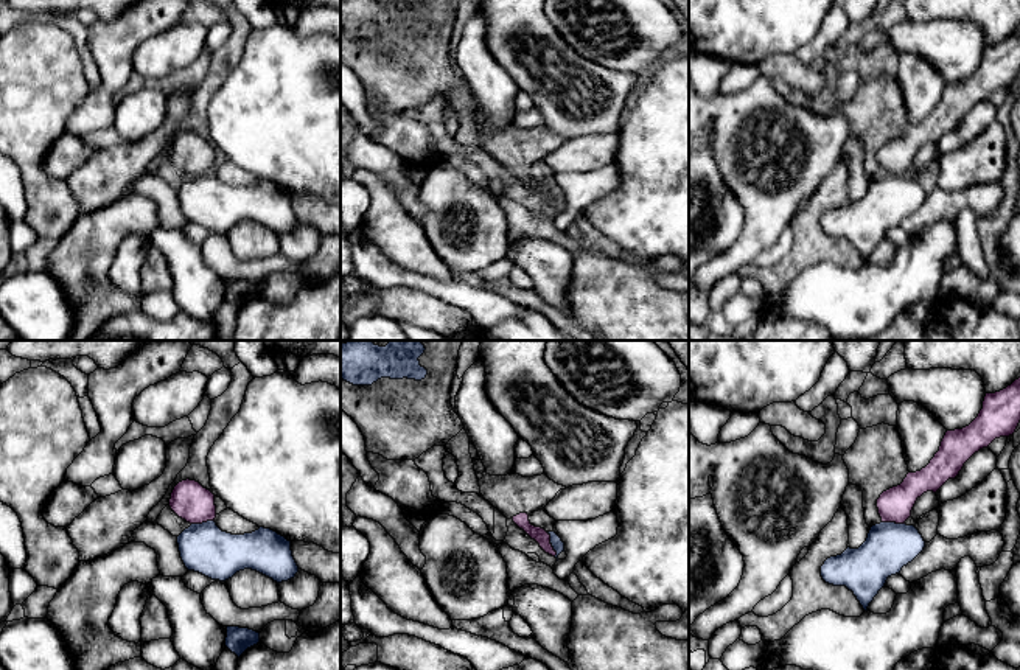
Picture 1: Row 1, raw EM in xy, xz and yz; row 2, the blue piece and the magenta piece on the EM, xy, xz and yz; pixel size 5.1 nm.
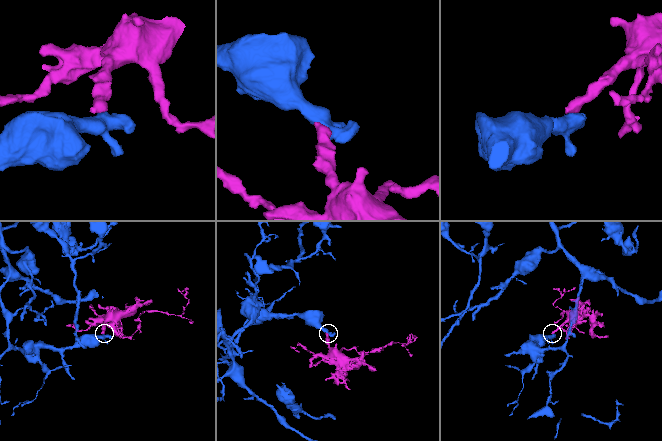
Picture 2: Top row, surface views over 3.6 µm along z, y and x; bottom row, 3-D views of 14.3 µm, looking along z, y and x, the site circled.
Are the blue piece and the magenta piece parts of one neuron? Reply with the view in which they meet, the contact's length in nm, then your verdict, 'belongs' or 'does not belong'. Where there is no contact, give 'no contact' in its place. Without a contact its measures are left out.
xz | 140 nm | does not belong

